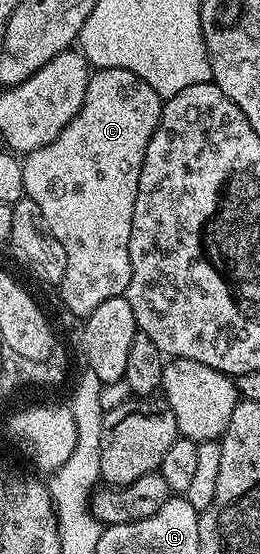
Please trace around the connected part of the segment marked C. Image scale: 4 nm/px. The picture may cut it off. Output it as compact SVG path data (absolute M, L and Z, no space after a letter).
M125 68L96 69L88 80L80 110L65 124L64 130L51 143L22 159L23 193L41 208L48 232L65 248L67 267L57 290L68 312L76 314L79 320L86 319L97 304L124 297L129 288L133 204L137 204L137 184L141 180L141 164L145 164L145 148L149 148L149 140L159 127L164 101L141 76Z

